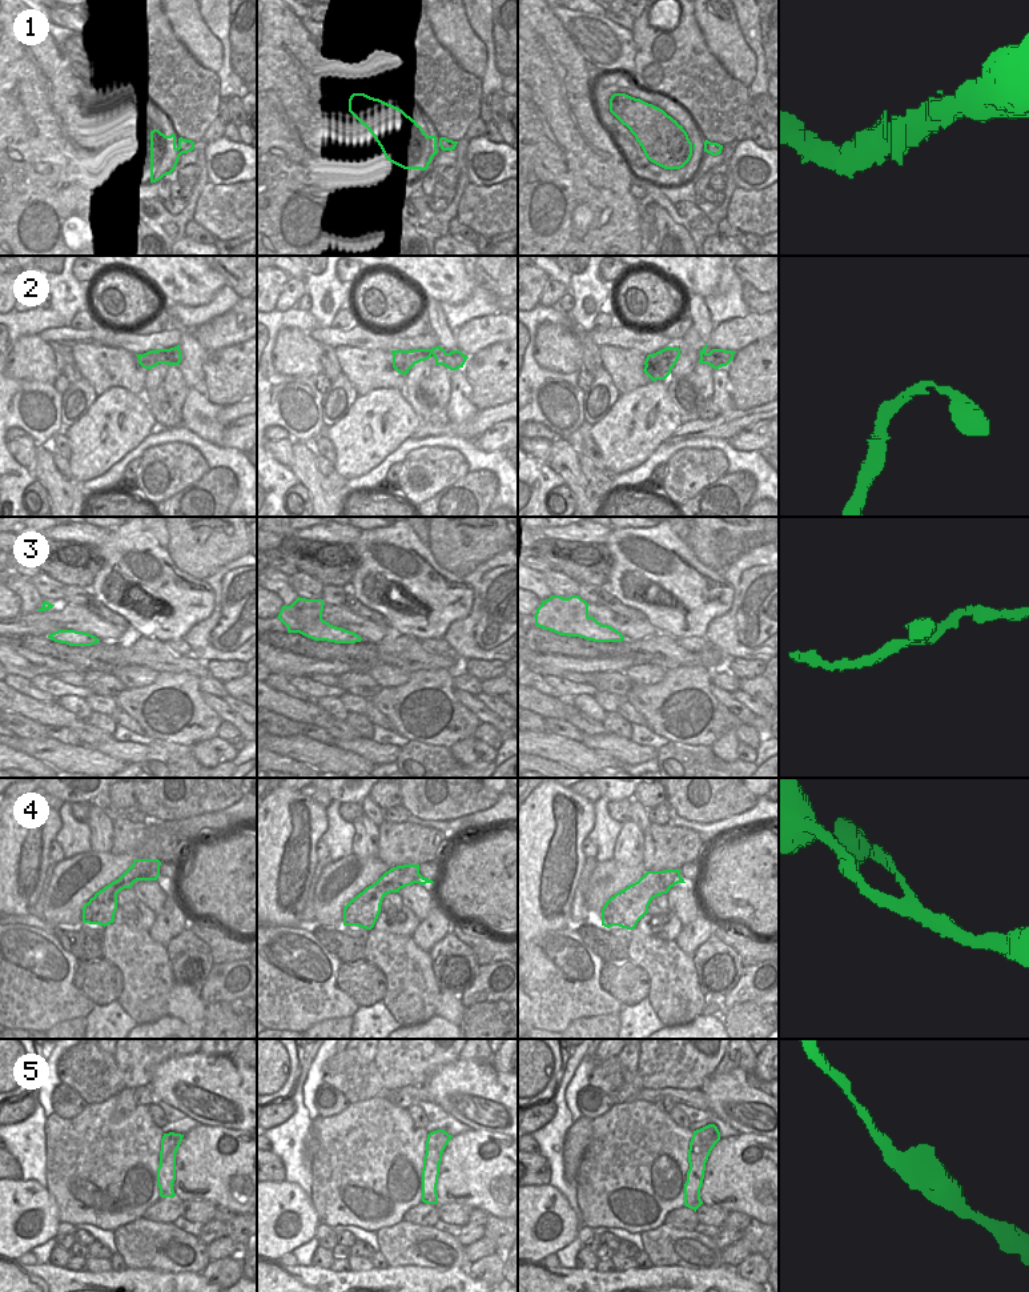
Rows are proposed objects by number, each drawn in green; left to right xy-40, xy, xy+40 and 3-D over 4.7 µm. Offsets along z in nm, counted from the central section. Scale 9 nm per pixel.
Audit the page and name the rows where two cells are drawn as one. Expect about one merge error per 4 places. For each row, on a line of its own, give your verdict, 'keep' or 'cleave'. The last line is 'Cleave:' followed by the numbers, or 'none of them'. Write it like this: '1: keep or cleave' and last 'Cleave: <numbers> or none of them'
1: keep
2: keep
3: keep
4: keep
5: keep
Cleave: none of them

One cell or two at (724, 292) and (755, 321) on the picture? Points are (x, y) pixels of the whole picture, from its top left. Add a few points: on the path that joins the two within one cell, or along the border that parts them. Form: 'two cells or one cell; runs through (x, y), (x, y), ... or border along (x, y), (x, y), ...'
two cells; border along (751, 312), (722, 321), (718, 325)

